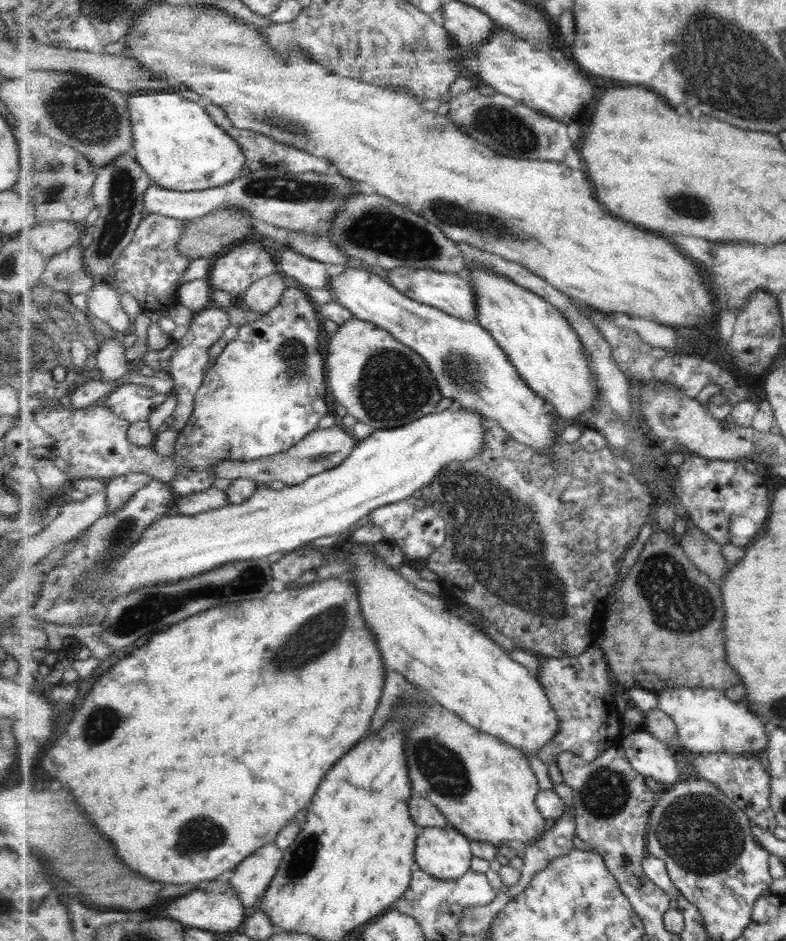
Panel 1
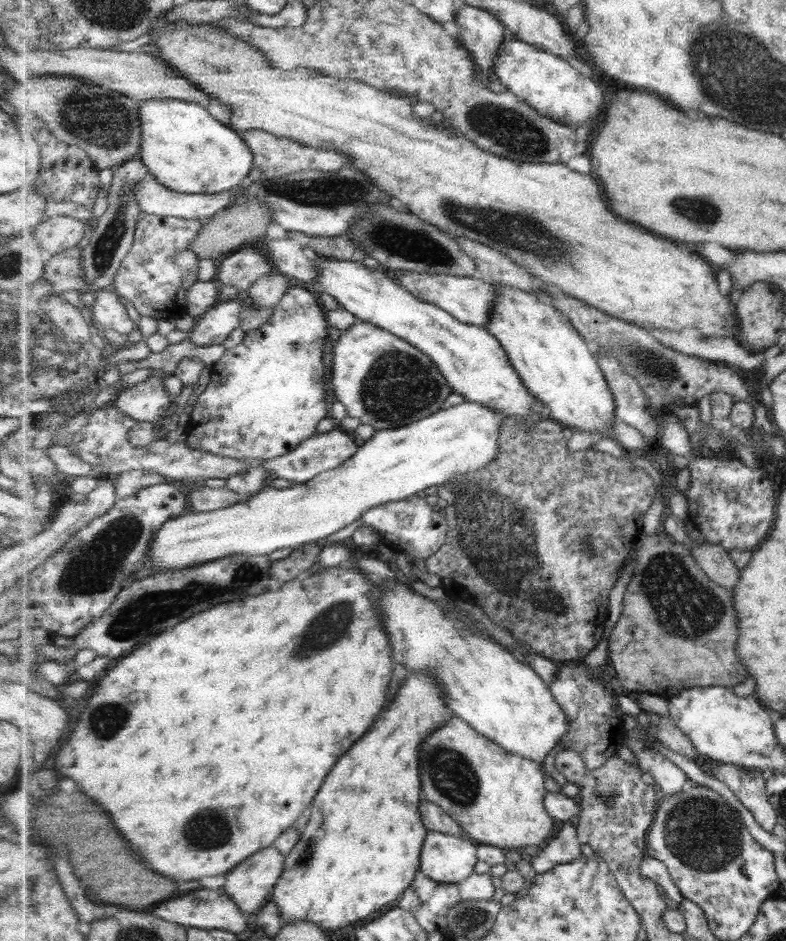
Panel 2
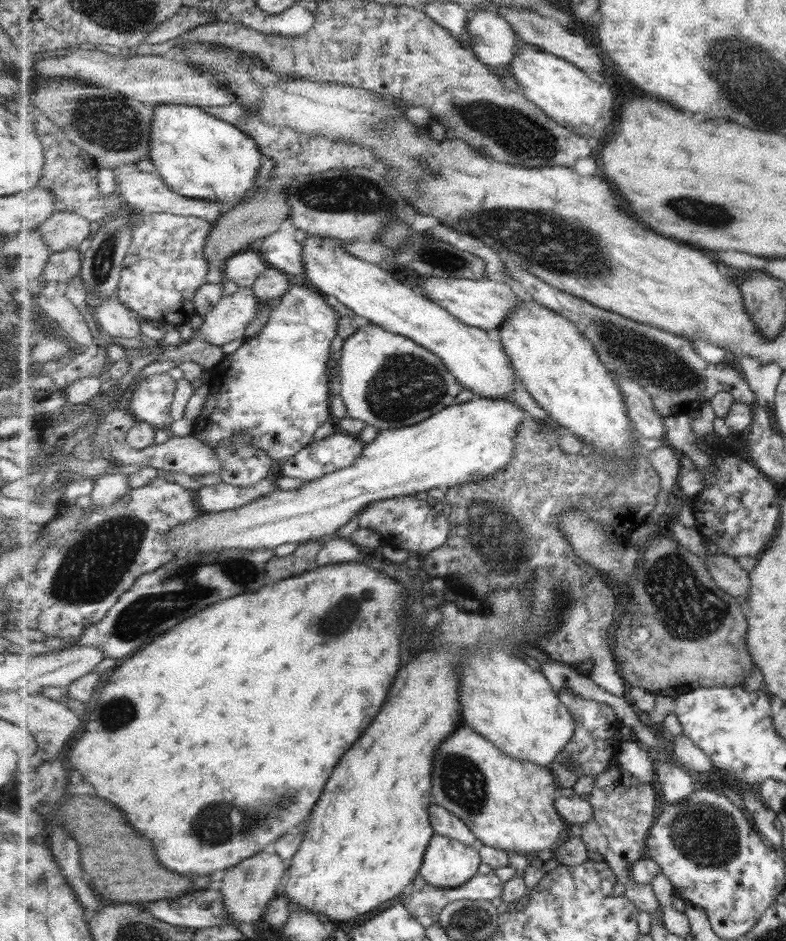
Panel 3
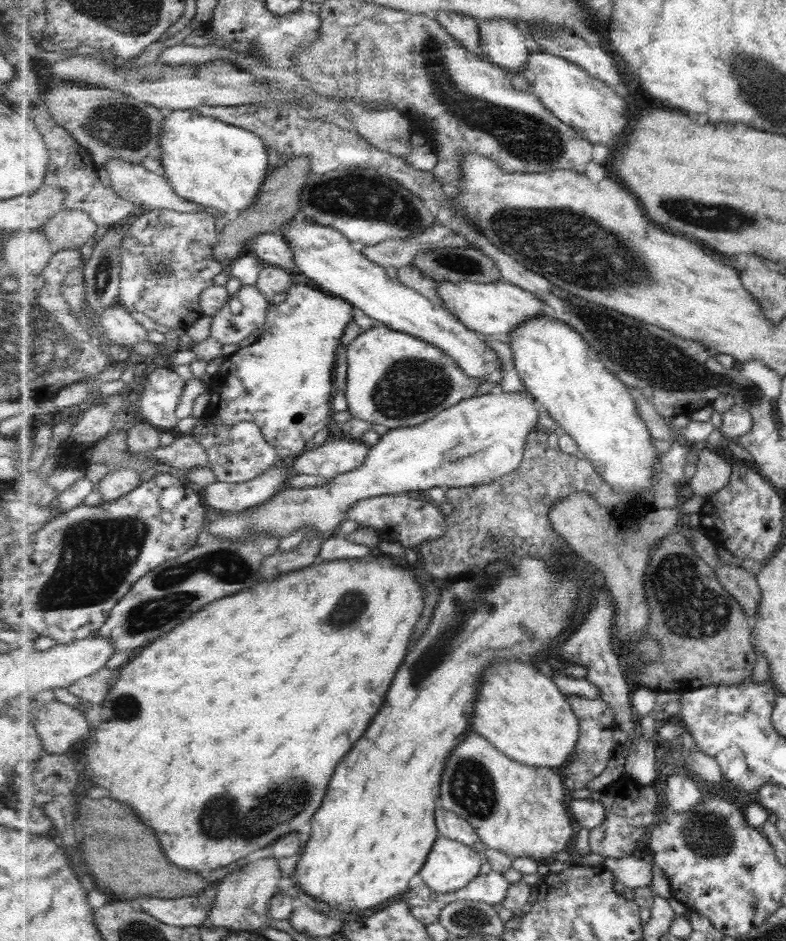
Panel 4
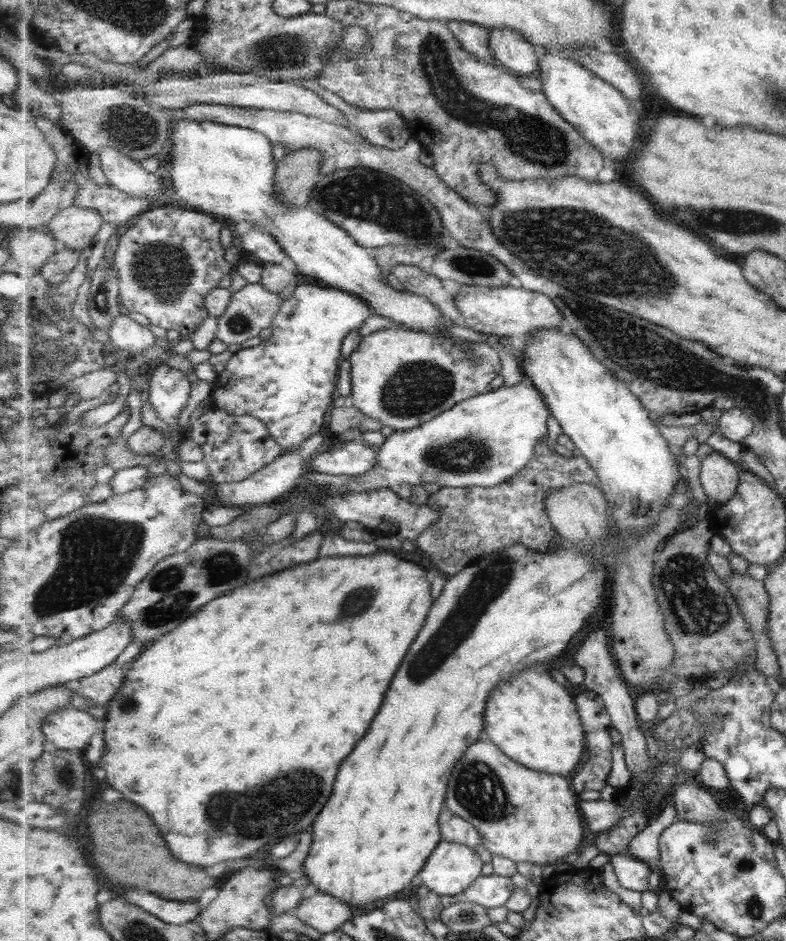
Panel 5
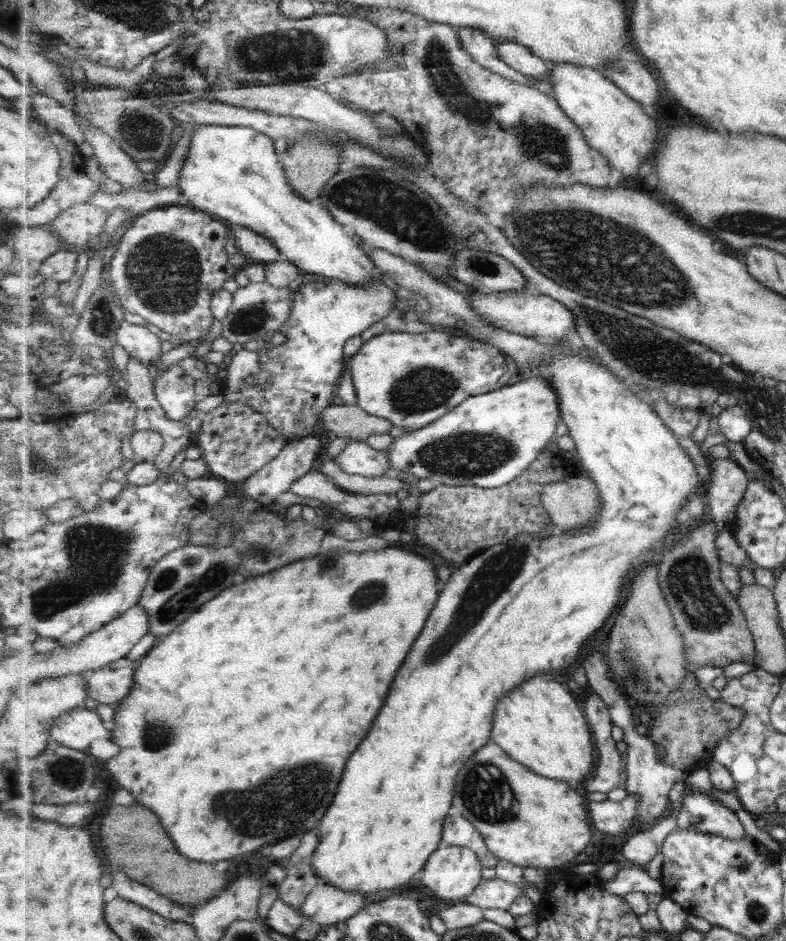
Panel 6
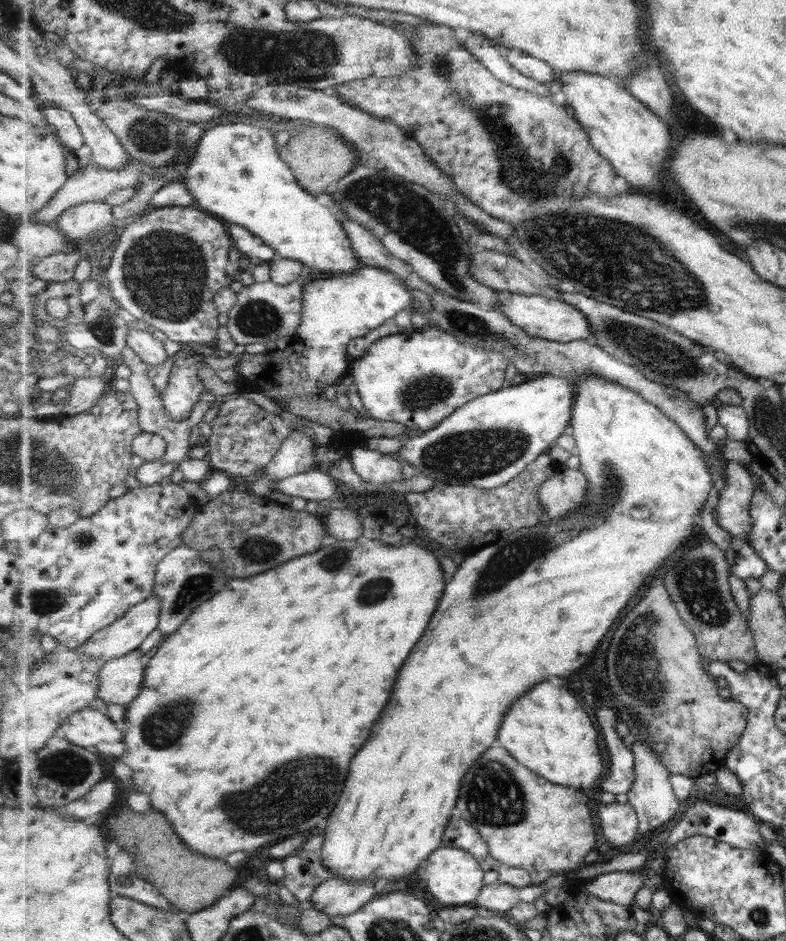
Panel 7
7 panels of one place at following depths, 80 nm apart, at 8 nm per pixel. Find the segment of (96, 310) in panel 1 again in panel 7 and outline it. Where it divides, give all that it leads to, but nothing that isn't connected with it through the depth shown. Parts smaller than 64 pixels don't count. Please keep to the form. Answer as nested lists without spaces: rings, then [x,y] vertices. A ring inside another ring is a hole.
[[[131,329],[127,337],[129,345],[151,367],[167,364],[169,355],[163,346],[163,337],[155,336],[149,330]]]

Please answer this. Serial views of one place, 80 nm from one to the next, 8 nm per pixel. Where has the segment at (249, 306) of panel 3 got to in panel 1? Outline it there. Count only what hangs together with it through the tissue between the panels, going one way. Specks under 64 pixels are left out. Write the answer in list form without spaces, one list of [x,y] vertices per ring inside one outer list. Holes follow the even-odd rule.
[[[210,307],[203,309],[194,315],[188,331],[173,343],[178,344],[178,351],[172,356],[171,368],[168,373],[173,378],[173,391],[177,394],[177,405],[173,412],[174,421],[169,426],[170,430],[182,431],[192,418],[195,408],[195,395],[202,386],[207,366],[209,366],[210,350],[213,344],[221,340],[221,331],[231,324],[229,314],[223,308]]]

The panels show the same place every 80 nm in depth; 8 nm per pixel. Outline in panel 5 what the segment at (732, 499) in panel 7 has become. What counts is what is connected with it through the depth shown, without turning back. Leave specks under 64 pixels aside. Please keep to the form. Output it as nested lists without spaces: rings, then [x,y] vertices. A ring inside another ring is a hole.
[[[715,451],[703,457],[700,467],[700,484],[708,497],[709,507],[725,506],[739,488],[741,471],[729,458]]]

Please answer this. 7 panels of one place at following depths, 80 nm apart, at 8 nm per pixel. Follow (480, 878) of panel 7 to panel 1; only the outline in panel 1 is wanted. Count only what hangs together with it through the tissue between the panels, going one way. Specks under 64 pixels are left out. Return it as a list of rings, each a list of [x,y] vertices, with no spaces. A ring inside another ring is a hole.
[[[422,827],[415,847],[417,865],[441,880],[455,880],[472,869],[471,841],[454,827]]]

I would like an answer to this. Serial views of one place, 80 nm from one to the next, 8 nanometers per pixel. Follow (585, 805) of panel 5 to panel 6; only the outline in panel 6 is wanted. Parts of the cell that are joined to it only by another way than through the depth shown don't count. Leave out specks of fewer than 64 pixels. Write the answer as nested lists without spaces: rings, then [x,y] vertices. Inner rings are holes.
[[[627,794],[619,802],[588,801],[588,810],[594,828],[597,831],[607,833],[612,838],[623,838],[633,834],[636,828],[636,816],[638,809],[638,798]]]

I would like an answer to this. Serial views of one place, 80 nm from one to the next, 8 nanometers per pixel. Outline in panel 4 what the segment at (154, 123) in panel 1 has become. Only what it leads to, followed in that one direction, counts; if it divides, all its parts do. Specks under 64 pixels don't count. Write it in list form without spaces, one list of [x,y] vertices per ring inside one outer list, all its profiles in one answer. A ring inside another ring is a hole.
[[[192,110],[167,111],[156,155],[164,166],[164,174],[172,189],[179,196],[222,211],[229,217],[241,214],[258,203],[258,192],[273,170],[269,166],[266,141],[258,133],[211,116],[201,116]]]

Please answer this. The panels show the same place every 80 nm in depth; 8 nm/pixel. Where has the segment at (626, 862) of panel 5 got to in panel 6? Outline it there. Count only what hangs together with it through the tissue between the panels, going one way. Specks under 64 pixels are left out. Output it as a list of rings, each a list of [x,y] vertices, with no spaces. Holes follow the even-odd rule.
[[[627,863],[618,864],[619,869],[615,874],[615,877],[608,883],[605,883],[604,880],[602,881],[606,891],[609,891],[611,894],[619,895],[620,897],[625,896],[625,894],[629,894],[629,892],[644,892],[646,894],[664,893],[664,884],[661,876],[657,879],[653,879],[649,874],[647,874],[646,868],[642,868],[637,865],[628,865]]]

